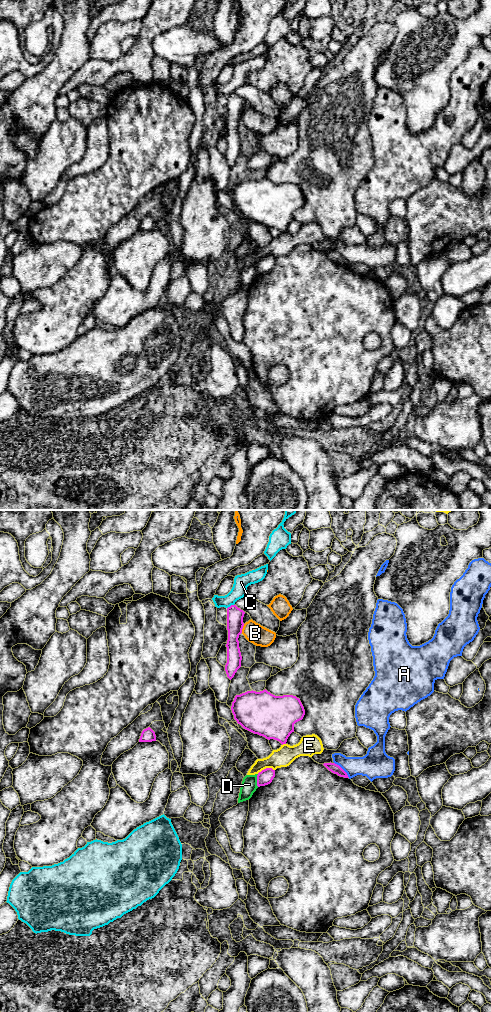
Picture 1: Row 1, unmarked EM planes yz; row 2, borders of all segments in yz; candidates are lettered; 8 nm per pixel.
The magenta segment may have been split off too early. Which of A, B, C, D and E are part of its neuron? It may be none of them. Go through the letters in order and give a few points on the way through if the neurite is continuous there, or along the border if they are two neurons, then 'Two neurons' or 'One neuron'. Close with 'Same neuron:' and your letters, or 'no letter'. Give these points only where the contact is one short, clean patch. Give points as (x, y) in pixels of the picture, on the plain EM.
A: Two neurons
B: Two neurons
C: Two neurons
D: Boundary: yz (258, 262), (257, 274). Two neurons
E: Two neurons
Same neuron: no letter

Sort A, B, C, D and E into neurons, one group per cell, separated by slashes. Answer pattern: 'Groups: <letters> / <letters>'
Groups: A / B / C / D / E

